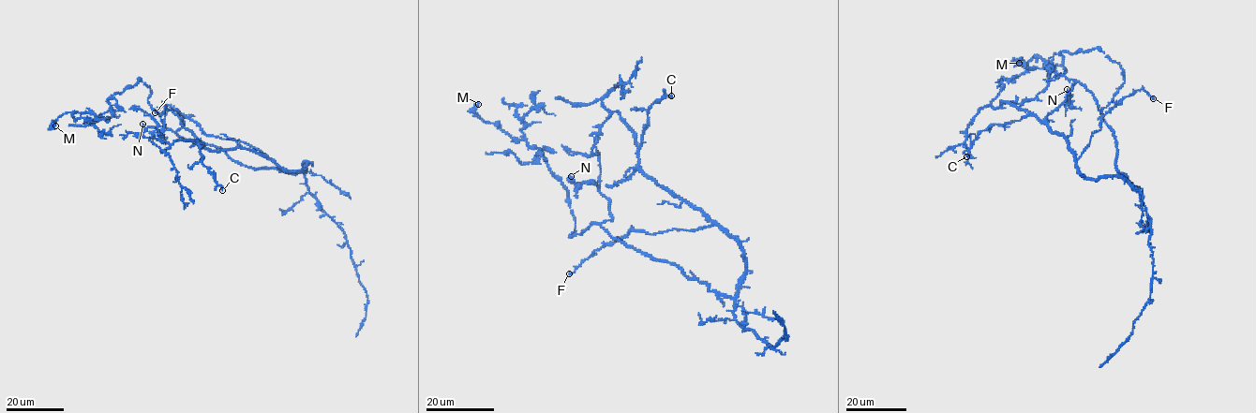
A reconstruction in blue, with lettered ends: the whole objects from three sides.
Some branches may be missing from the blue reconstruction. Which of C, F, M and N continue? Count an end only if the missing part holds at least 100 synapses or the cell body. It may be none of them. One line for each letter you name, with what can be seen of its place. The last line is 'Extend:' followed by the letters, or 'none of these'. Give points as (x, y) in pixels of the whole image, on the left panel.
Extend: none of these

